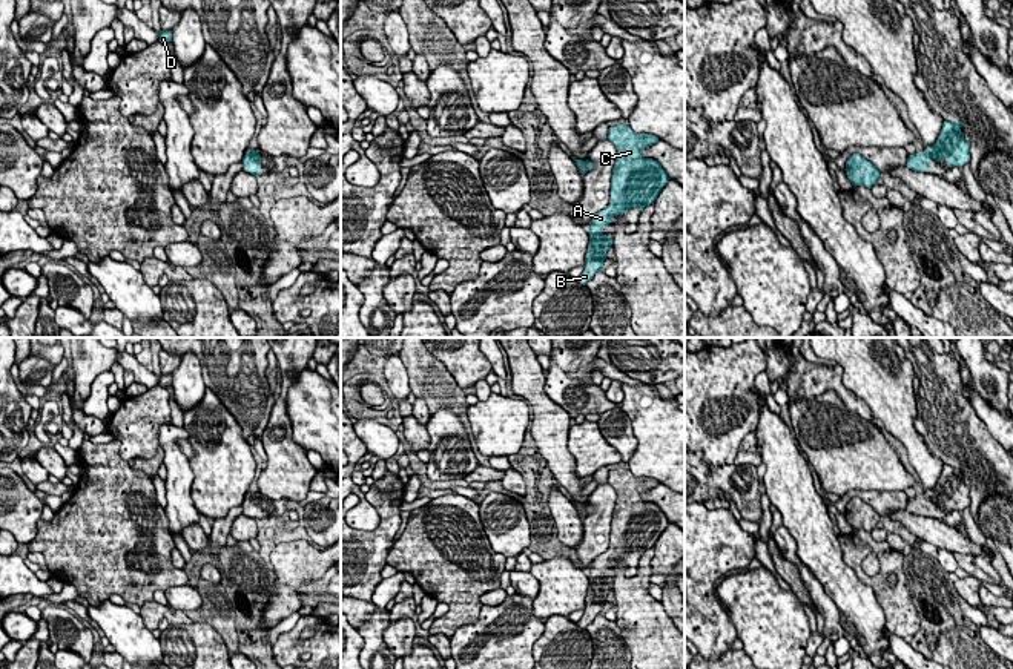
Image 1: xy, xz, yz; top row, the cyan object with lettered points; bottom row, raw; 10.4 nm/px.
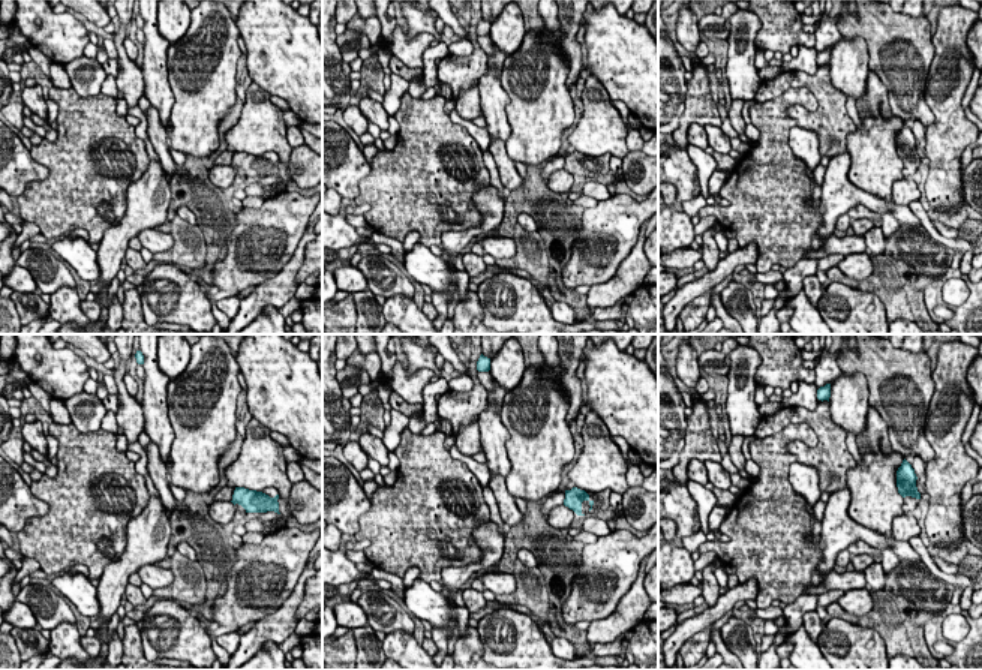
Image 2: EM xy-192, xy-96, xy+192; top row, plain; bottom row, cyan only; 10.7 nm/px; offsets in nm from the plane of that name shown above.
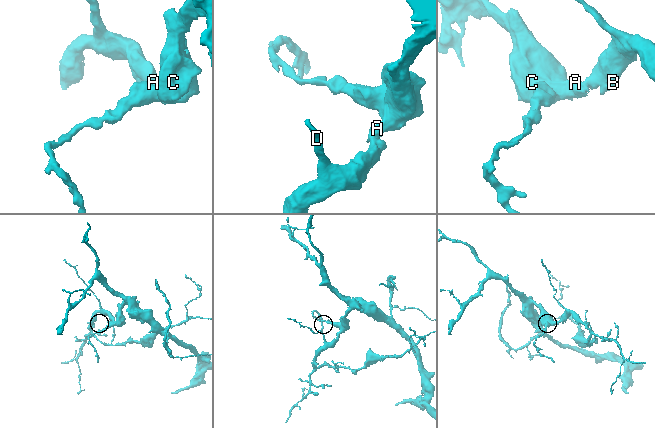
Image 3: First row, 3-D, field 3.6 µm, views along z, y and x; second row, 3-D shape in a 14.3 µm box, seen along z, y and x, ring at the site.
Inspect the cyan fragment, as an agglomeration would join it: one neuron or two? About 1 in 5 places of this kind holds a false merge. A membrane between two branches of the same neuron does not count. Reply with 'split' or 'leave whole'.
leave whole

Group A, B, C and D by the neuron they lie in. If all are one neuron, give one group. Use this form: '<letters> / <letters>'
A B C D

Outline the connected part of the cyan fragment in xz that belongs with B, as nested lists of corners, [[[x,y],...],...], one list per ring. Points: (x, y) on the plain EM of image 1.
[[[617,468],[608,473],[608,483],[617,494],[611,519],[609,549],[596,557],[588,569],[589,589],[585,614],[576,623],[583,629],[602,614],[606,595],[612,589],[612,583],[602,577],[609,569],[609,563],[626,557],[629,552],[643,554],[654,548],[669,523],[658,505],[642,499],[642,494],[655,488],[658,480],[635,477],[629,470]]]

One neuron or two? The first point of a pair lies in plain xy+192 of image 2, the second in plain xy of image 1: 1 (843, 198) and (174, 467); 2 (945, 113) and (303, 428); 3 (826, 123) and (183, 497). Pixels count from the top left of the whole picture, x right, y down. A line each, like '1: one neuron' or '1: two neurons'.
1: one neuron
2: two neurons
3: two neurons

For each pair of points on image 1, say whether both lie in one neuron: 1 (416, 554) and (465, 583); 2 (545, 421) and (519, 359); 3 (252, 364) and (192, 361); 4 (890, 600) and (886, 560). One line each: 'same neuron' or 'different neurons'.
1: same neuron
2: same neuron
3: different neurons
4: same neuron

